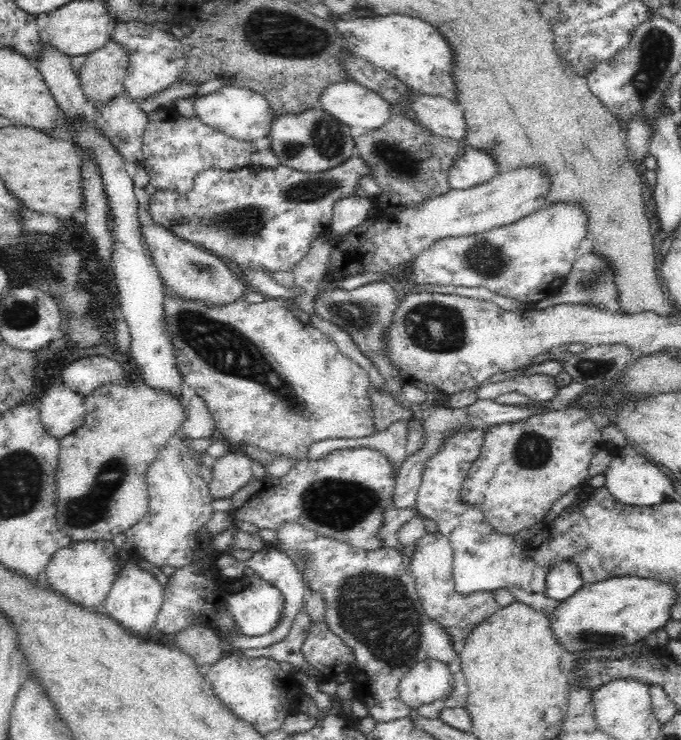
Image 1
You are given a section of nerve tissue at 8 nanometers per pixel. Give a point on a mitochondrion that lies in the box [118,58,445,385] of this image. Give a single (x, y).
(247, 222)

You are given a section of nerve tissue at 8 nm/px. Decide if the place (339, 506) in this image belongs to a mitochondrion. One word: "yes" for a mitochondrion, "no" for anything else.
yes

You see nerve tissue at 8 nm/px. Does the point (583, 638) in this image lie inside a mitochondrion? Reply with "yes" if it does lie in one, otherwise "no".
yes

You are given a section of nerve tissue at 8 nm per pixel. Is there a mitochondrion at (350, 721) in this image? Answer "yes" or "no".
no

